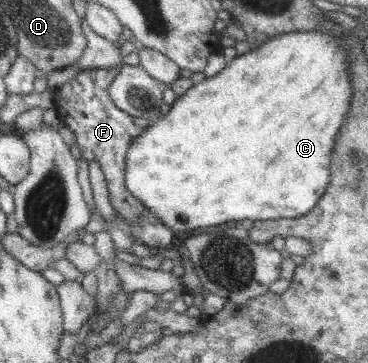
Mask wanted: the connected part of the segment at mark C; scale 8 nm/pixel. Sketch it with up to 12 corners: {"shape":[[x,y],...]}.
{"shape":[[279,34],[133,138],[173,232],[307,214],[346,40]]}

